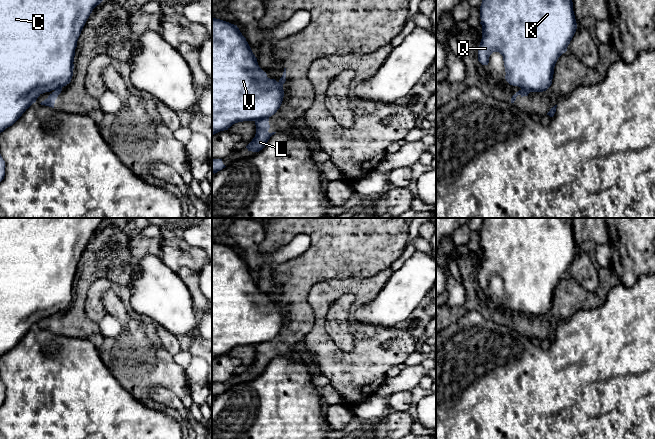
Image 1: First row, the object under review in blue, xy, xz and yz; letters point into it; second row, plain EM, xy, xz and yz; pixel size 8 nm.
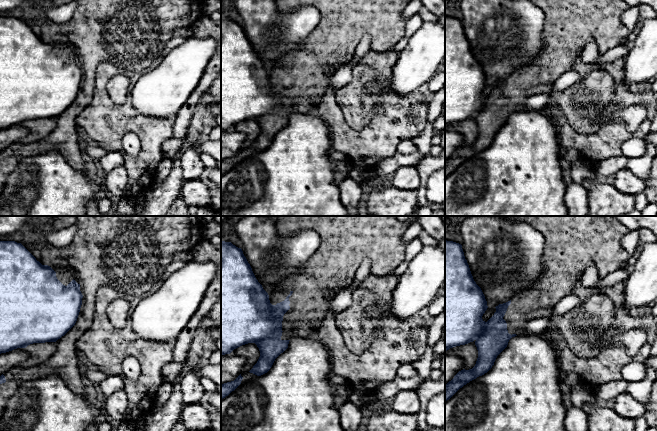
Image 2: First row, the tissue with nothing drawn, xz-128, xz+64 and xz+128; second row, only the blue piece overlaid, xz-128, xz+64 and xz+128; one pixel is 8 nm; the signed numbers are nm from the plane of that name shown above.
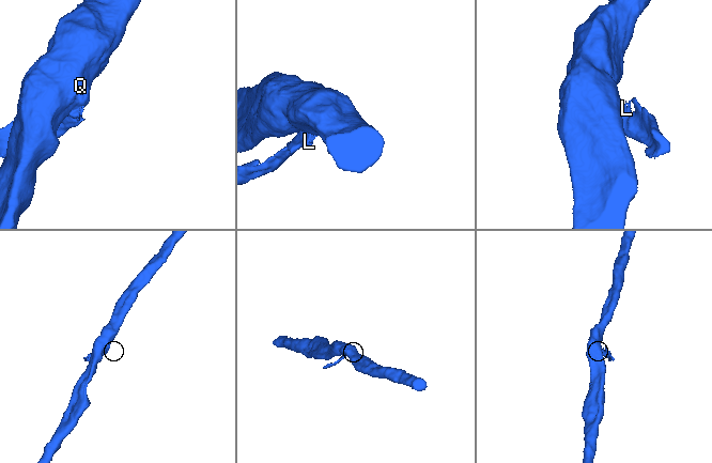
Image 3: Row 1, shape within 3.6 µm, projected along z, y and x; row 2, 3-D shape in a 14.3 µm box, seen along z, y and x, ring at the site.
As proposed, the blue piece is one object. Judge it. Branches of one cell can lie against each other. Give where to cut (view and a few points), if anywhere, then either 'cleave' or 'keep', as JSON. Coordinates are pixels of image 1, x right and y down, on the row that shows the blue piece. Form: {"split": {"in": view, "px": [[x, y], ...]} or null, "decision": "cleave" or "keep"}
{"split": {"in": "xz", "px": [[268, 117], [255, 121]]}, "decision": "cleave"}

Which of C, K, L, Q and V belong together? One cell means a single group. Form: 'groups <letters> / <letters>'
groups C K Q V / L

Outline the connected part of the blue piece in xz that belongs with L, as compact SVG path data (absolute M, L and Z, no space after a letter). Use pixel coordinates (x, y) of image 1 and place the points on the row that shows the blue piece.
M263 118L255 121L256 125L256 134L252 141L246 146L248 151L259 152L262 150L270 137L274 135L276 132L269 133L268 130L270 128L269 118Z

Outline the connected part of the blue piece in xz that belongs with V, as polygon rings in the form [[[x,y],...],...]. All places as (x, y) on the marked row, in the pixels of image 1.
[[[212,18],[212,135],[233,124],[269,118],[280,108],[283,85],[267,77],[237,25]]]

